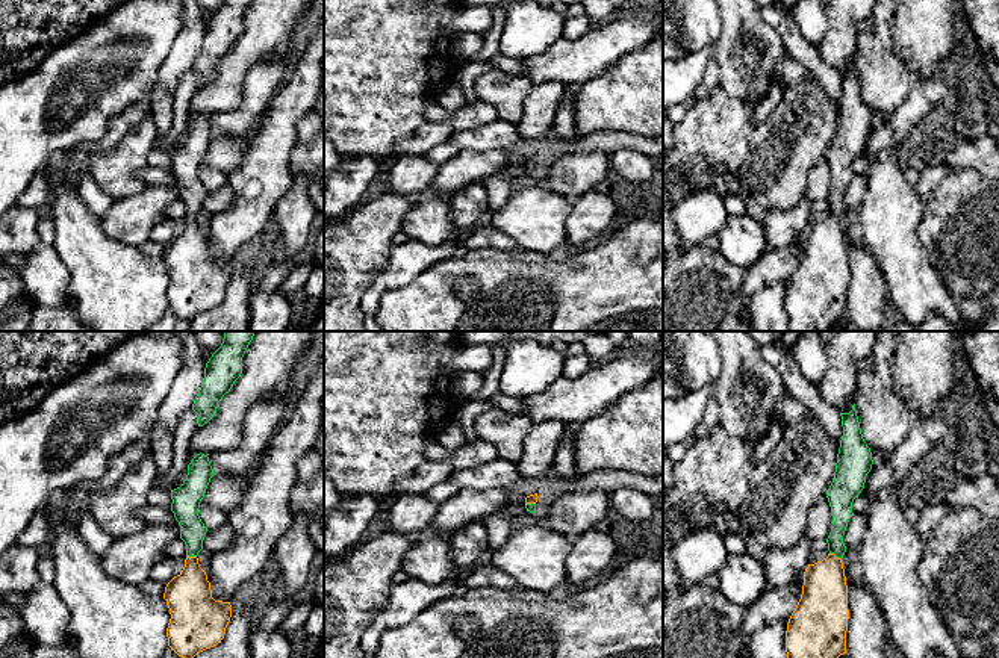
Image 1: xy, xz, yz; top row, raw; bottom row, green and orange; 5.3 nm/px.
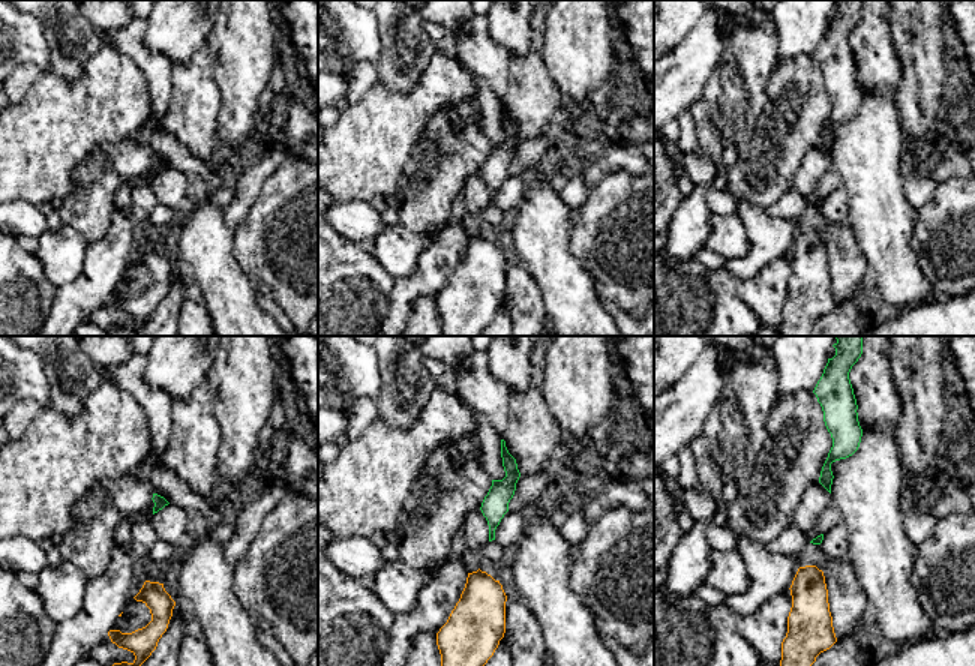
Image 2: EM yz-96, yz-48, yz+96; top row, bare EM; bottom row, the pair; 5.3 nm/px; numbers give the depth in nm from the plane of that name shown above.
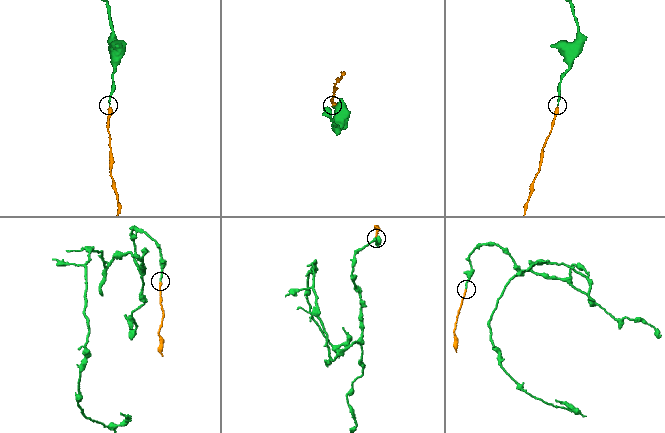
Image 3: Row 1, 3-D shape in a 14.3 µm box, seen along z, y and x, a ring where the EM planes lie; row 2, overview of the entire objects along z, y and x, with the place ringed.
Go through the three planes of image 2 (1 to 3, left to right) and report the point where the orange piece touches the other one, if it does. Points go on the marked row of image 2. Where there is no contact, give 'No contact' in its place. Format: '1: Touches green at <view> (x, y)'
1: No contact
2: No contact
3: No contact

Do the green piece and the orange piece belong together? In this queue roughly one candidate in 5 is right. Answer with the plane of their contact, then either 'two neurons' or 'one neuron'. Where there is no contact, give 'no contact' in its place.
meets green in yz; one neuron

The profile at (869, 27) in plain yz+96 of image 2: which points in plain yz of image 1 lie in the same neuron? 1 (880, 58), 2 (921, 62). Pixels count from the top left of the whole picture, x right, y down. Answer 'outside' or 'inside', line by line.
1: inside
2: outside

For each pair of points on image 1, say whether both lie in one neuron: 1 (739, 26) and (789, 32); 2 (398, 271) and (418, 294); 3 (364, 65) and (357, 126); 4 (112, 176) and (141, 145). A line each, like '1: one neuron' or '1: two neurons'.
1: two neurons
2: two neurons
3: one neuron
4: one neuron

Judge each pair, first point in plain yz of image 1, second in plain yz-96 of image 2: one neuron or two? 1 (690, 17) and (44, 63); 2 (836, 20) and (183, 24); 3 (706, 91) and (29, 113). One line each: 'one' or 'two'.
1: one
2: two
3: two

